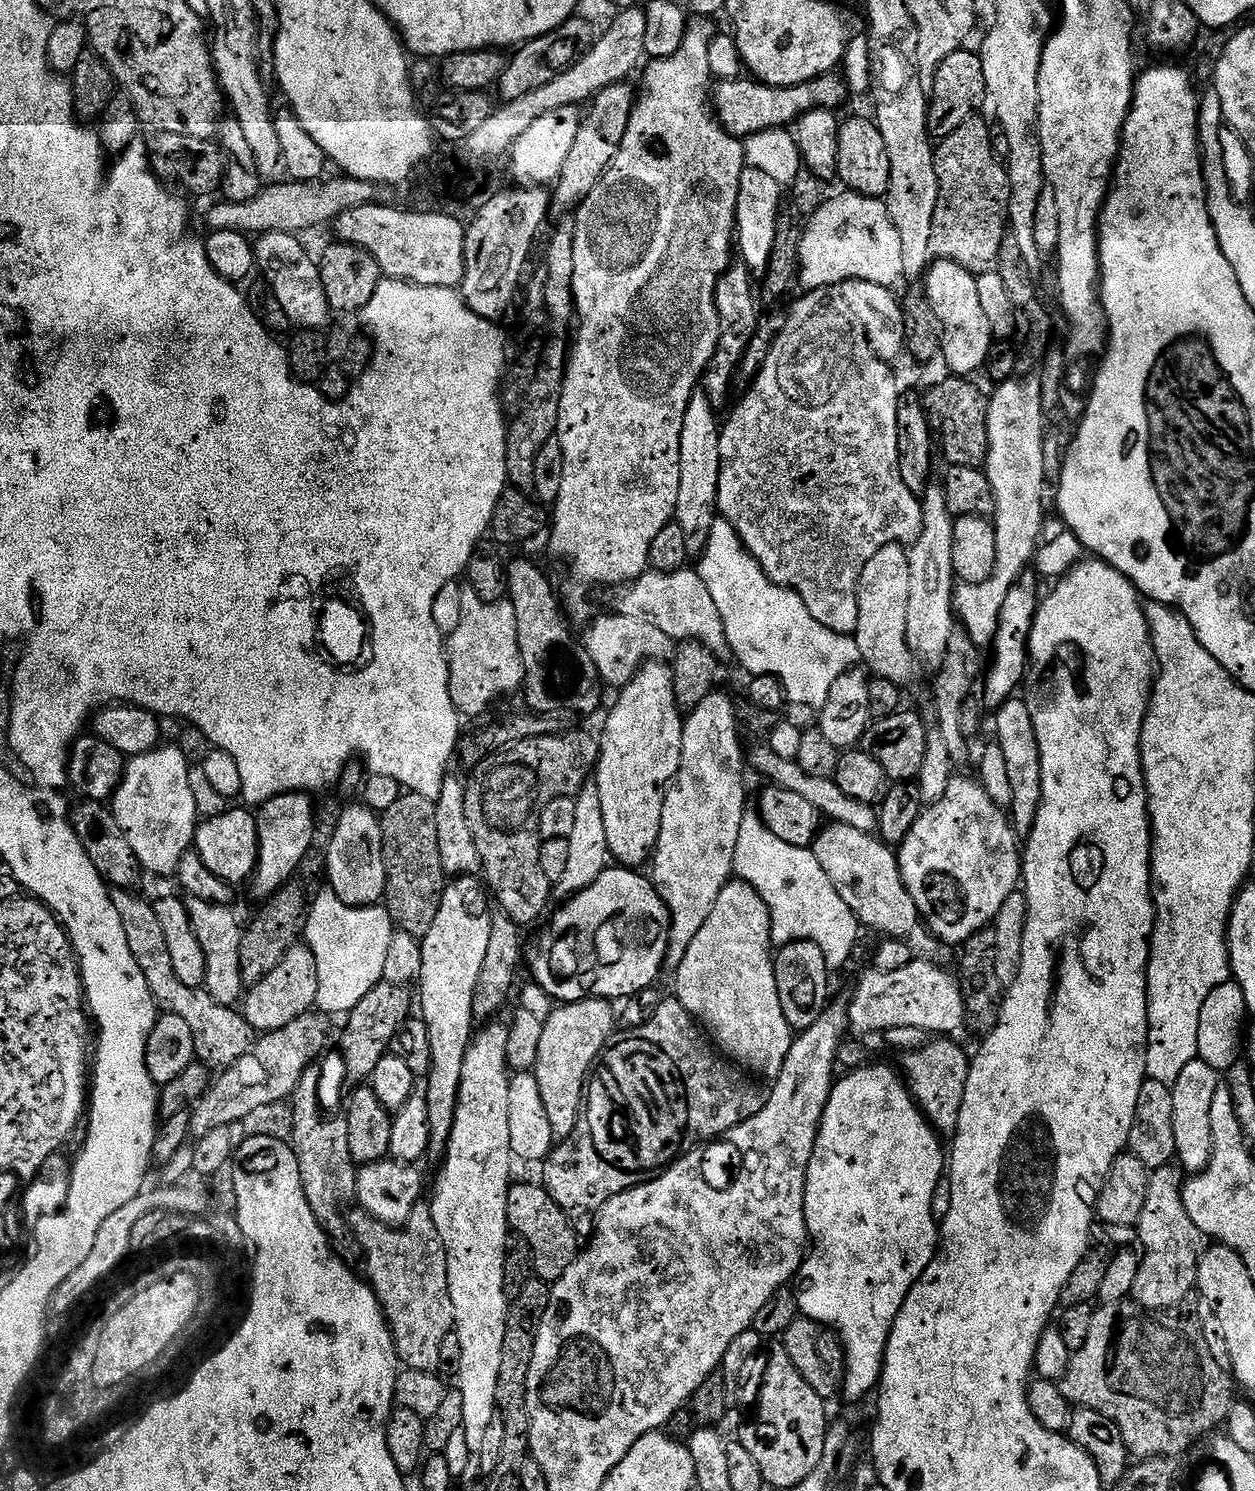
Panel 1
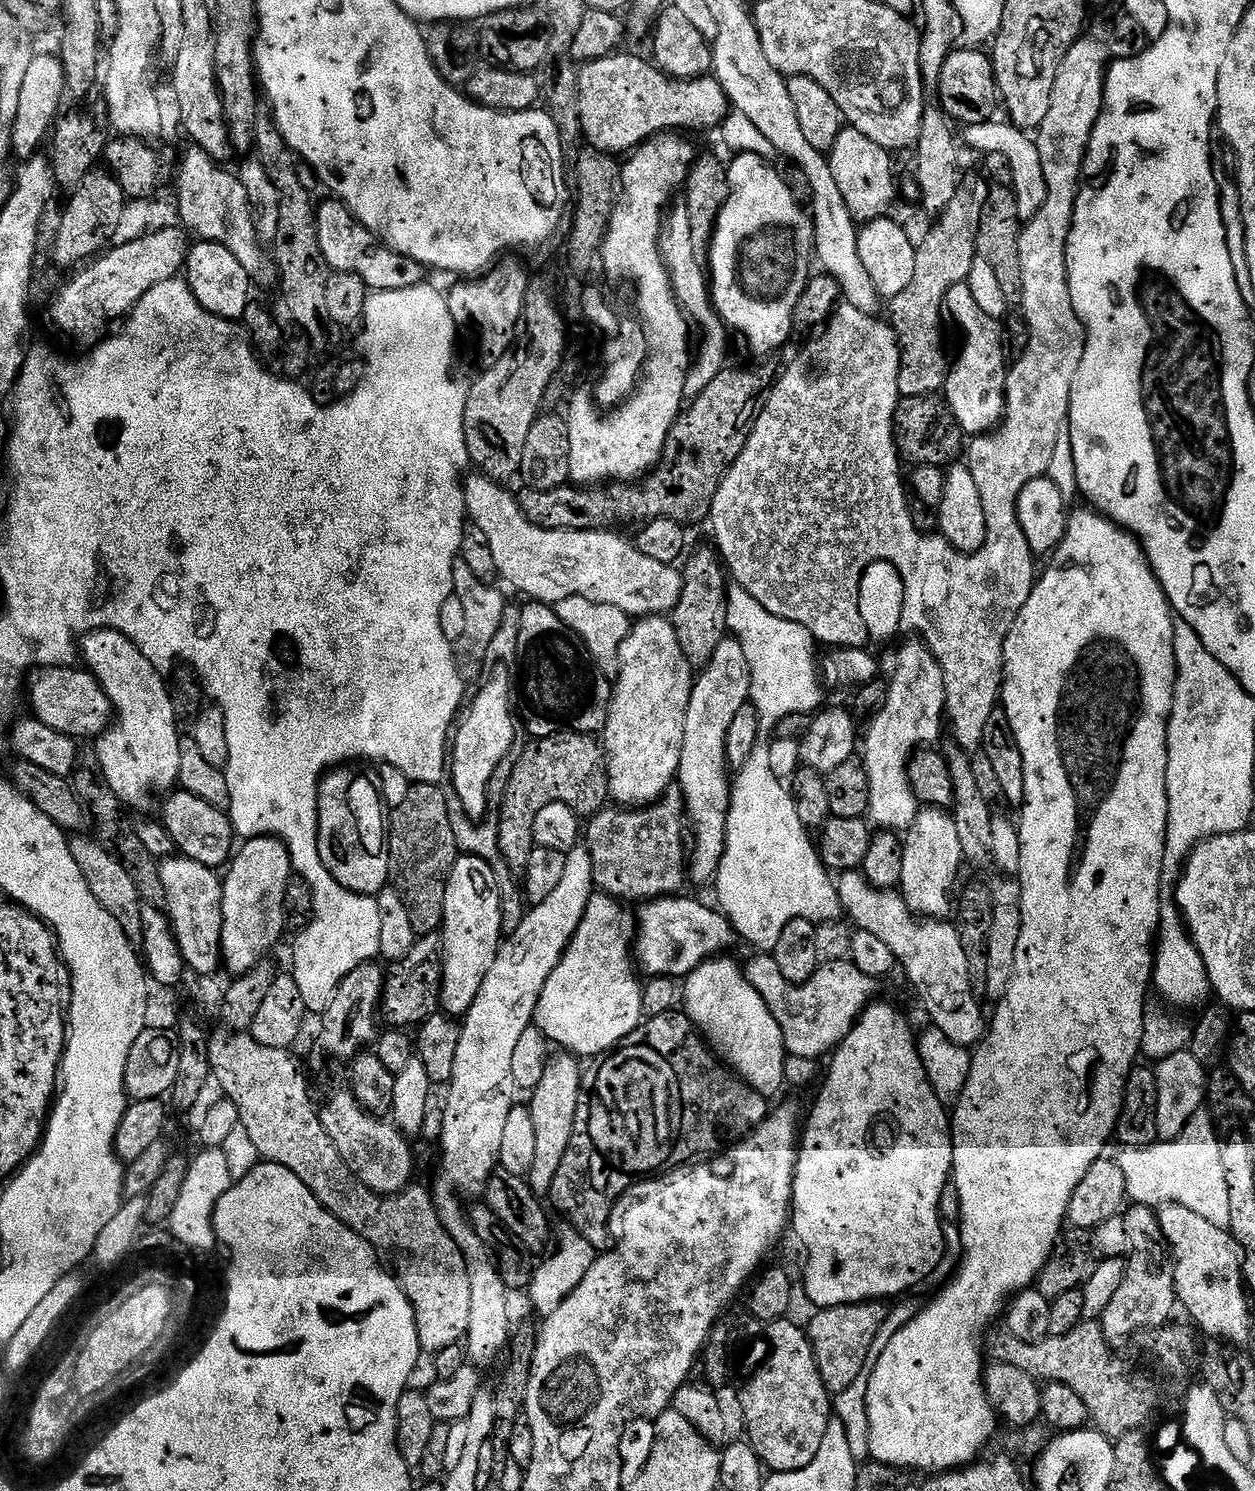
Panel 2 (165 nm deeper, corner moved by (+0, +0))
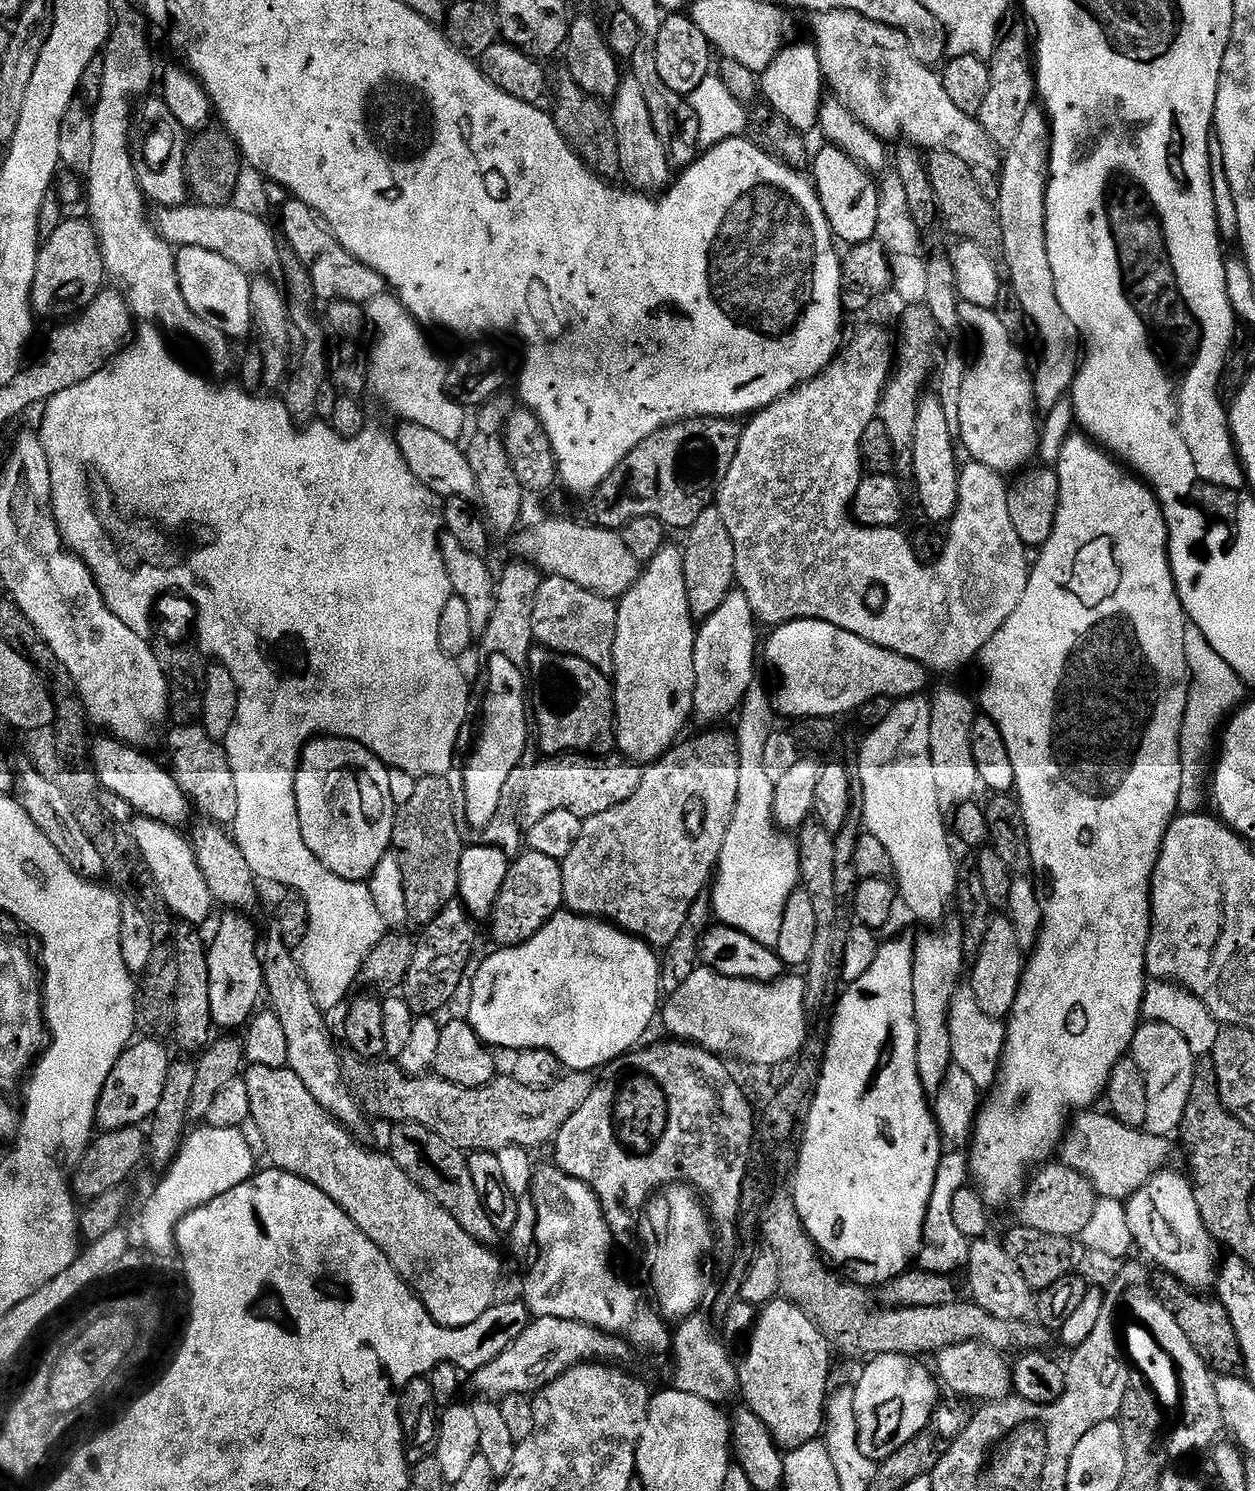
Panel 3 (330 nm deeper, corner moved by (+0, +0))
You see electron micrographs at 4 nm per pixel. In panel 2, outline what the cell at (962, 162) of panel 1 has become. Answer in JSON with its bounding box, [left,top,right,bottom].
[887,186,980,397]

